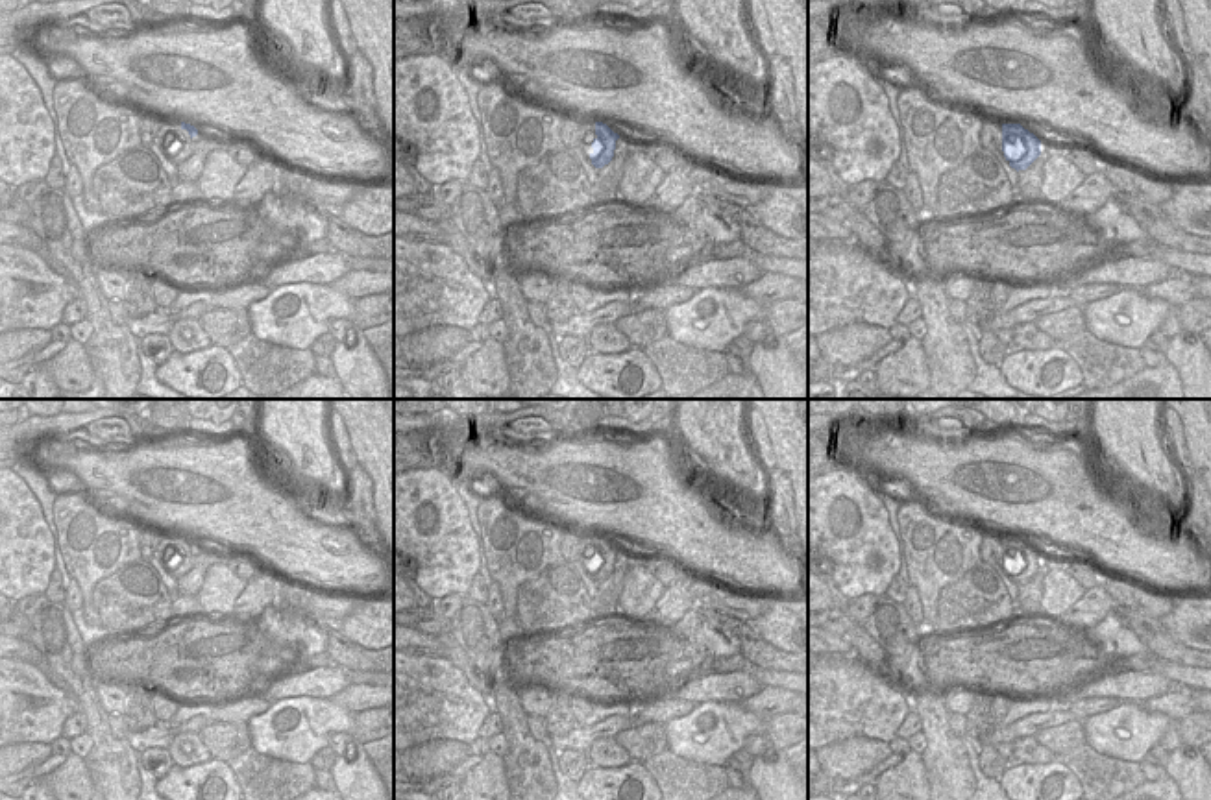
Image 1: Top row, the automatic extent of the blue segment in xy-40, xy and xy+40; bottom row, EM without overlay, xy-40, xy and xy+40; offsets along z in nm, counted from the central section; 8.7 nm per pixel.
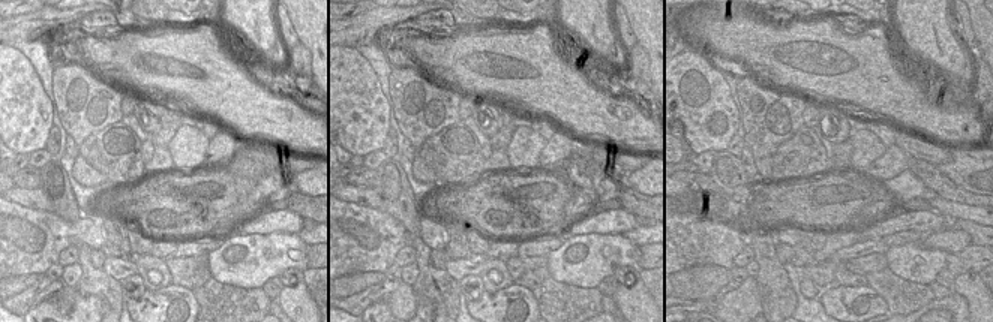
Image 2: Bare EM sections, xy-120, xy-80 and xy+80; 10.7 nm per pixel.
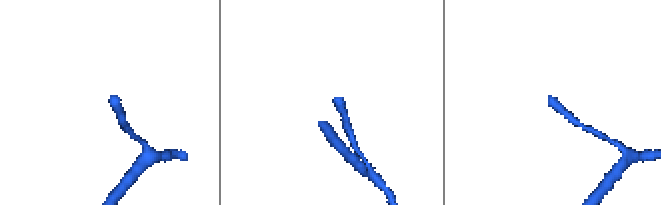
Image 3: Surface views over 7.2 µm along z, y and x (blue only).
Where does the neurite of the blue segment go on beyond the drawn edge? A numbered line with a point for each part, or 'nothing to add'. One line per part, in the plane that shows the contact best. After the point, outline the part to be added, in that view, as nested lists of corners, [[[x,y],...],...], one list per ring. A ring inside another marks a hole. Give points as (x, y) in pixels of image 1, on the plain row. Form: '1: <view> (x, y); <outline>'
1: xy (587, 544); [[[579,536],[579,562],[588,567],[593,567],[592,556],[595,552],[595,536]]]

